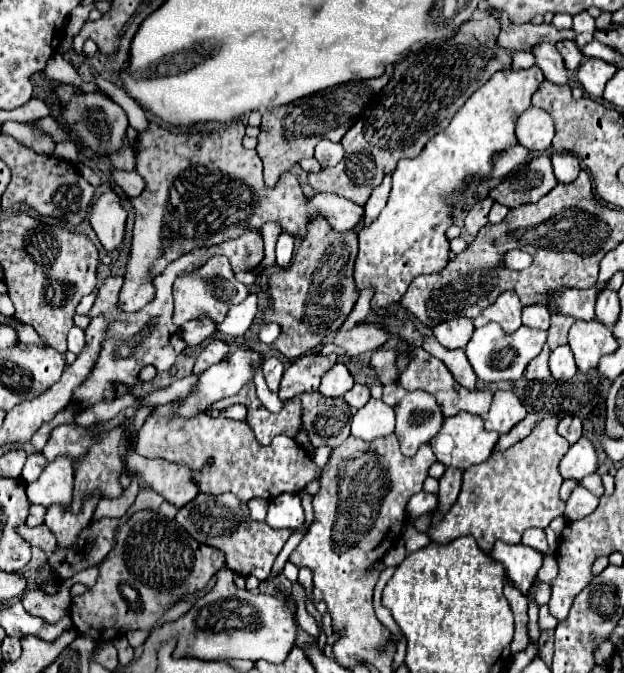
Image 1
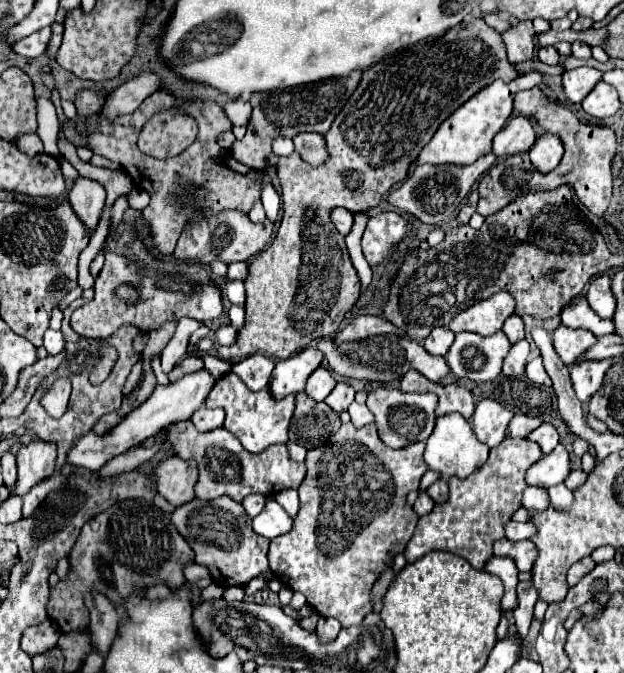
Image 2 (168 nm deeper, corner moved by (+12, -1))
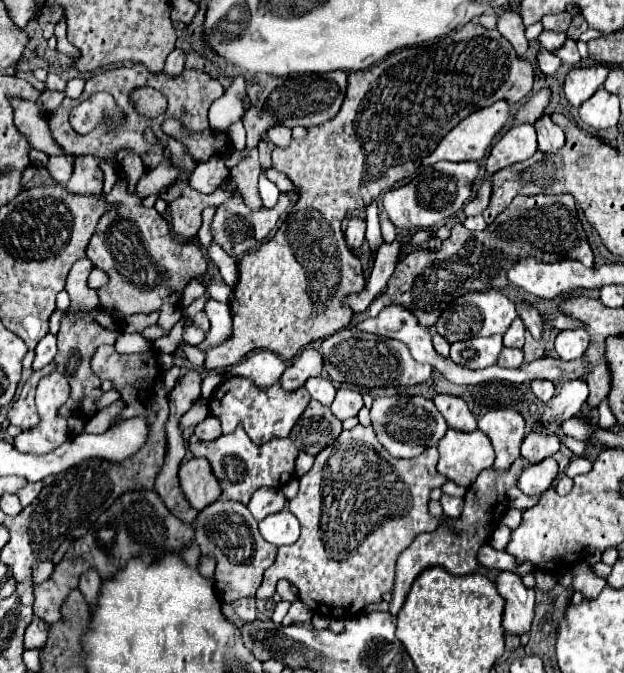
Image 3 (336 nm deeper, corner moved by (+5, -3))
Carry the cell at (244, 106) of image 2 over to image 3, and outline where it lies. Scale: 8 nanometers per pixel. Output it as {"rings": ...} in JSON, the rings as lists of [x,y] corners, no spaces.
{"rings":[[[237,75],[231,83],[231,87],[223,93],[223,97],[219,97],[211,109],[209,109],[209,127],[219,127],[219,129],[229,129],[231,123],[239,121],[245,111],[243,111],[243,103],[241,103],[241,95],[245,93],[245,79],[241,75]]]}

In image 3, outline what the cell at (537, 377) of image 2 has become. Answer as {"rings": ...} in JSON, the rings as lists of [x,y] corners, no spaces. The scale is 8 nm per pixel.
{"rings":[[[535,379],[535,381],[531,381],[531,391],[533,391],[533,395],[535,395],[539,401],[547,403],[547,401],[553,397],[555,387],[553,387],[553,383],[551,383],[551,381]]]}

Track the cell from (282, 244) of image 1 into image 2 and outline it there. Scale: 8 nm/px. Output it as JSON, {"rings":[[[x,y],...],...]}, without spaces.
{"rings":[[[272,185],[264,187],[264,191],[262,191],[262,205],[266,209],[268,219],[272,219],[272,223],[274,223],[276,215],[278,215],[278,209],[280,209],[280,197],[278,197],[278,193],[276,193],[276,189]]]}

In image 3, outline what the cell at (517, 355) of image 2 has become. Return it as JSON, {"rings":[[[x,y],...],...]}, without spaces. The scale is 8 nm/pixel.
{"rings":[[[503,347],[503,353],[499,355],[497,365],[499,367],[521,367],[523,365],[523,351],[521,349]]]}

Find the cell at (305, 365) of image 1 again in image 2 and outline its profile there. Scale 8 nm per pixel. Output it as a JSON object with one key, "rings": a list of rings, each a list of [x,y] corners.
{"rings":[[[304,349],[286,361],[278,361],[272,373],[270,391],[276,399],[284,399],[286,395],[300,393],[306,387],[308,375],[320,367],[324,353],[320,349]]]}

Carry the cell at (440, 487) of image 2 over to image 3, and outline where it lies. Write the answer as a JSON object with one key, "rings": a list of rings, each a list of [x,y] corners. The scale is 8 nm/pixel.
{"rings":[[[443,495],[441,497],[441,505],[443,505],[443,515],[445,517],[459,517],[459,513],[463,511],[463,499],[459,497],[449,497],[449,495]]]}

